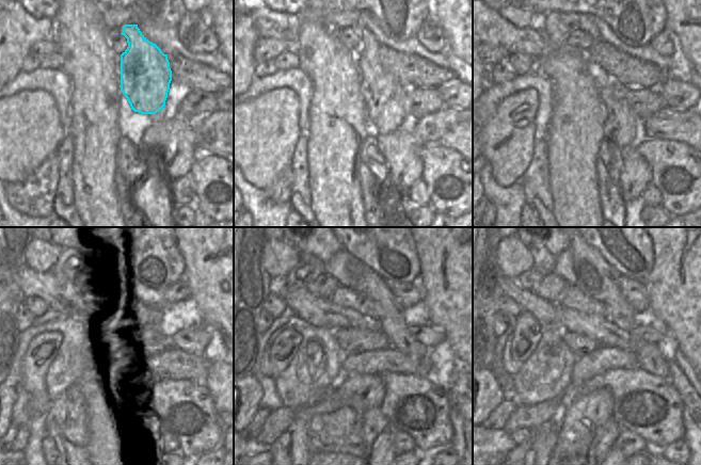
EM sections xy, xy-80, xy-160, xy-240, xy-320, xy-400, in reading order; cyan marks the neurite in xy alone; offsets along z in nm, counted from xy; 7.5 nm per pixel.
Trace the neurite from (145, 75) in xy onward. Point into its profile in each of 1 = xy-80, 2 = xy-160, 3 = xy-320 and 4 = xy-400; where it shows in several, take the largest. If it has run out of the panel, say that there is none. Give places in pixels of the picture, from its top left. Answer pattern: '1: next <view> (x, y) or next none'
1: next xy-80 (382, 94)
2: next xy-160 (620, 127)
3: next xy-320 (360, 391)
4: next xy-400 (591, 411)

